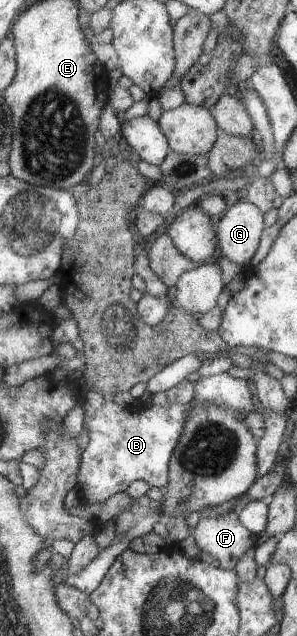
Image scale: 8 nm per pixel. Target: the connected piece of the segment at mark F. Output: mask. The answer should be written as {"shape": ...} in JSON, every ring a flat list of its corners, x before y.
{"shape":[[238,511,200,518,192,535,197,546,209,553,224,570,234,570,238,560,254,546,253,533,244,527]]}

